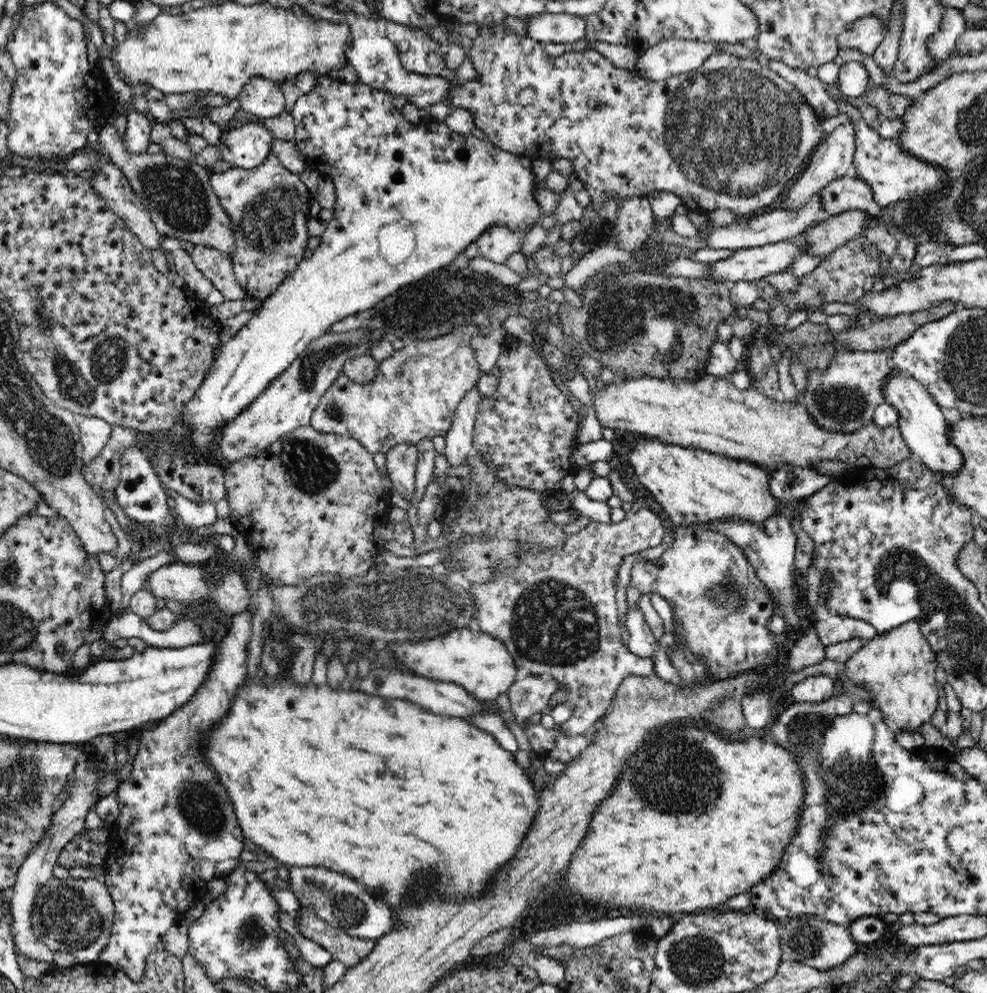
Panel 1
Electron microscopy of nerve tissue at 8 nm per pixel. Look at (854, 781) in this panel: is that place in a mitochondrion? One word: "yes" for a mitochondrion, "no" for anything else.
yes

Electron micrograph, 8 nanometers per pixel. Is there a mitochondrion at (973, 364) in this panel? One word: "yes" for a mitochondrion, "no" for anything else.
yes

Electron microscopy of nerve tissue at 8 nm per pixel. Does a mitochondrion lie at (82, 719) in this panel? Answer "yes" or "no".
no

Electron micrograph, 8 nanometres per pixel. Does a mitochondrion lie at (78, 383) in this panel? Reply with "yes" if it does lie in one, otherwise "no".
yes

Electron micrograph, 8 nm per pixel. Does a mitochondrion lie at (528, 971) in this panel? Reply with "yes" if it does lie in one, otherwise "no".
no

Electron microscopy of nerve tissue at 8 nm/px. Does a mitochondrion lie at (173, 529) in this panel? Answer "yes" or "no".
no

